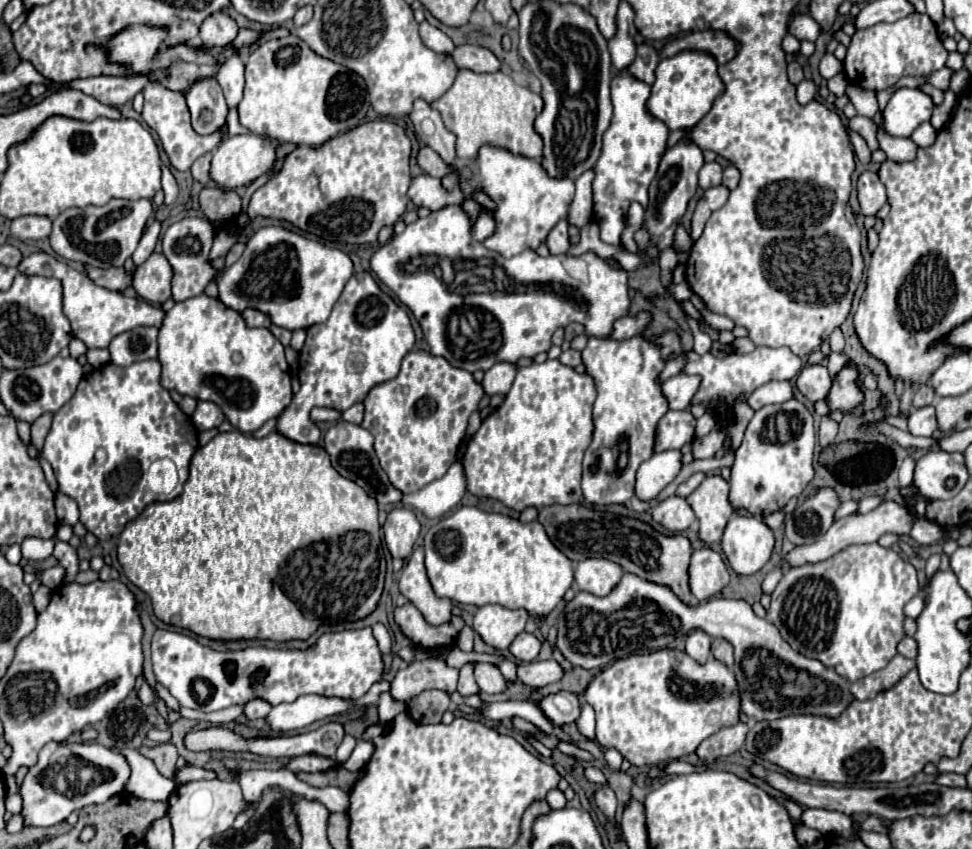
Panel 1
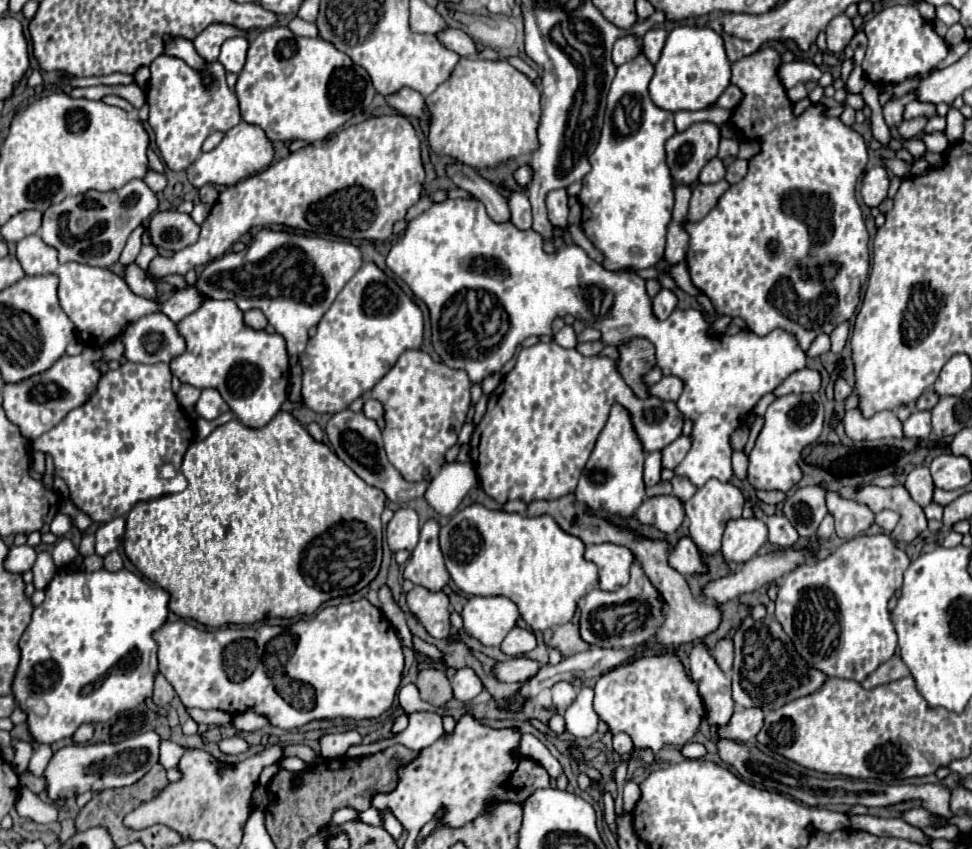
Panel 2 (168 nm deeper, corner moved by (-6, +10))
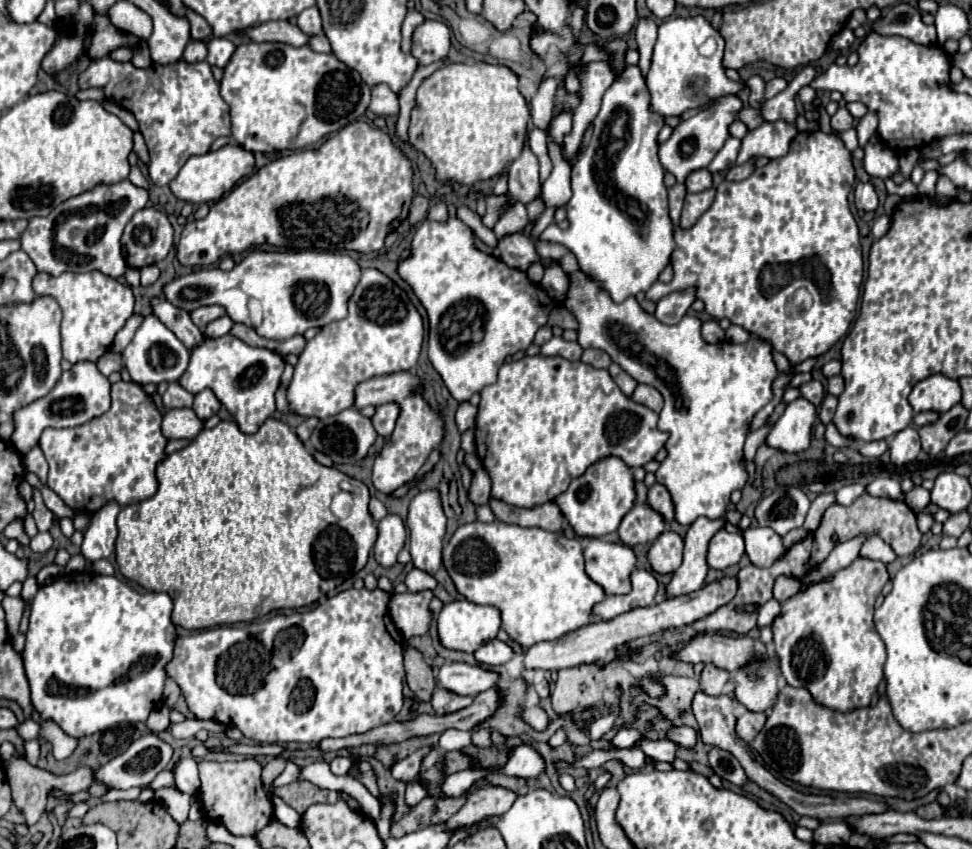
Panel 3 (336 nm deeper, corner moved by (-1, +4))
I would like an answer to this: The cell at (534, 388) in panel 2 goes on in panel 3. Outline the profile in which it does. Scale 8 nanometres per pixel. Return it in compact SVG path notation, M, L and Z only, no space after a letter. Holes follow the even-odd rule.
M532 355L532 357L524 357L518 361L510 361L504 363L498 371L498 381L488 385L486 389L480 391L480 405L478 405L478 417L476 417L476 455L482 461L484 469L490 475L492 481L492 499L500 499L504 503L516 505L516 507L526 507L526 509L534 509L546 501L554 501L560 493L564 493L570 485L570 479L580 477L588 465L592 465L594 461L608 457L608 455L618 455L628 467L644 467L648 461L652 461L656 457L656 453L666 445L668 441L668 433L658 429L658 413L648 409L646 405L640 405L636 401L632 401L630 397L626 397L620 387L612 381L610 373L606 369L594 369L592 365L586 365L582 361L568 361L564 357L546 357L546 355Z

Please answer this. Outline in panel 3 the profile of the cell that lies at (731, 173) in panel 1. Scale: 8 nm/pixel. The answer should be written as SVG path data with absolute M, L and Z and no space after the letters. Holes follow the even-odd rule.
M750 159L750 161L744 163L744 165L734 165L734 167L730 167L728 173L726 173L726 179L728 179L728 181L742 181L742 179L746 179L752 171L754 171L754 159Z

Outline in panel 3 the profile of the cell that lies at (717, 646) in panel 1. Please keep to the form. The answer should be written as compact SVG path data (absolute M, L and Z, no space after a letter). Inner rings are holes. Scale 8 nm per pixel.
M708 663L708 665L704 667L704 671L702 671L700 685L702 685L702 689L704 689L706 693L710 693L710 695L720 695L722 689L726 687L728 679L730 679L730 673L728 673L726 669L720 669L720 667Z

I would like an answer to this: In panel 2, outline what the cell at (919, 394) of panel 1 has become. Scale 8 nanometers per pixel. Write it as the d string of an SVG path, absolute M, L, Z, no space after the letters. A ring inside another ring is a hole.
M929 389L929 391L925 391L925 393L917 399L915 409L917 409L917 411L931 411L937 401L939 401L939 395L935 395L935 391Z

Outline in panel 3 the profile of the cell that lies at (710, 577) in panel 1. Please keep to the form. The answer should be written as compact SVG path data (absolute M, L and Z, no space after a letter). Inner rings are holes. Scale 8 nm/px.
M664 531L650 547L648 561L660 575L674 573L682 565L682 537L674 531Z

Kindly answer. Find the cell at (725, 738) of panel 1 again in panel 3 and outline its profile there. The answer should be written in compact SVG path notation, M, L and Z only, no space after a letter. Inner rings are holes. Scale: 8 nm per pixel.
M744 711L740 713L738 721L736 721L736 735L744 741L744 743L752 743L754 737L760 733L760 729L766 723L766 715L764 713L752 713L752 711Z

